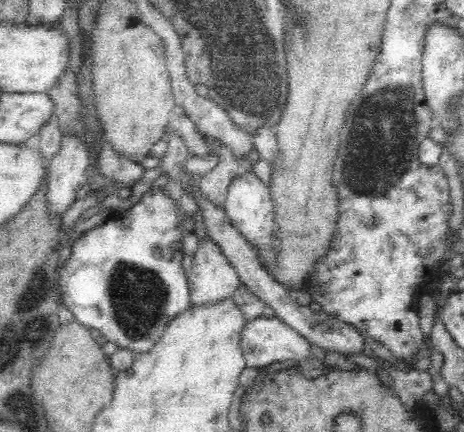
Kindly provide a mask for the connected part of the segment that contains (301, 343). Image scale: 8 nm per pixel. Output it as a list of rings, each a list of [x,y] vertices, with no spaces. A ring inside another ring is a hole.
[[[278,317],[252,319],[242,336],[242,349],[248,368],[263,368],[271,363],[296,358],[308,359],[308,342]]]

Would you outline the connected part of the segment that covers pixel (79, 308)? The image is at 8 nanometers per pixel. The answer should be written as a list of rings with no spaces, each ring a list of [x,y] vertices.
[[[156,186],[156,188],[150,188],[143,194],[142,198],[134,204],[128,211],[118,210],[113,212],[109,219],[101,226],[96,226],[92,230],[84,233],[82,237],[72,247],[72,254],[66,265],[64,266],[62,274],[62,280],[60,282],[60,288],[58,289],[61,294],[62,302],[68,306],[73,316],[85,324],[91,329],[100,331],[102,336],[106,337],[110,342],[116,344],[119,348],[130,348],[136,354],[148,352],[154,343],[158,340],[158,337],[162,334],[165,324],[173,317],[177,312],[180,312],[183,308],[186,308],[190,302],[190,288],[189,288],[189,274],[183,265],[183,232],[181,226],[178,224],[178,201],[176,198],[166,192],[164,187]]]

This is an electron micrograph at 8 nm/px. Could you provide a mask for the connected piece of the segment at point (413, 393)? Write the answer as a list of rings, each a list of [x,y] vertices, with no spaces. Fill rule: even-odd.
[[[387,364],[386,369],[391,376],[391,382],[394,383],[398,395],[408,407],[418,404],[422,401],[423,396],[430,391],[434,391],[434,378],[426,371],[412,369],[404,371],[396,369],[394,366]]]

